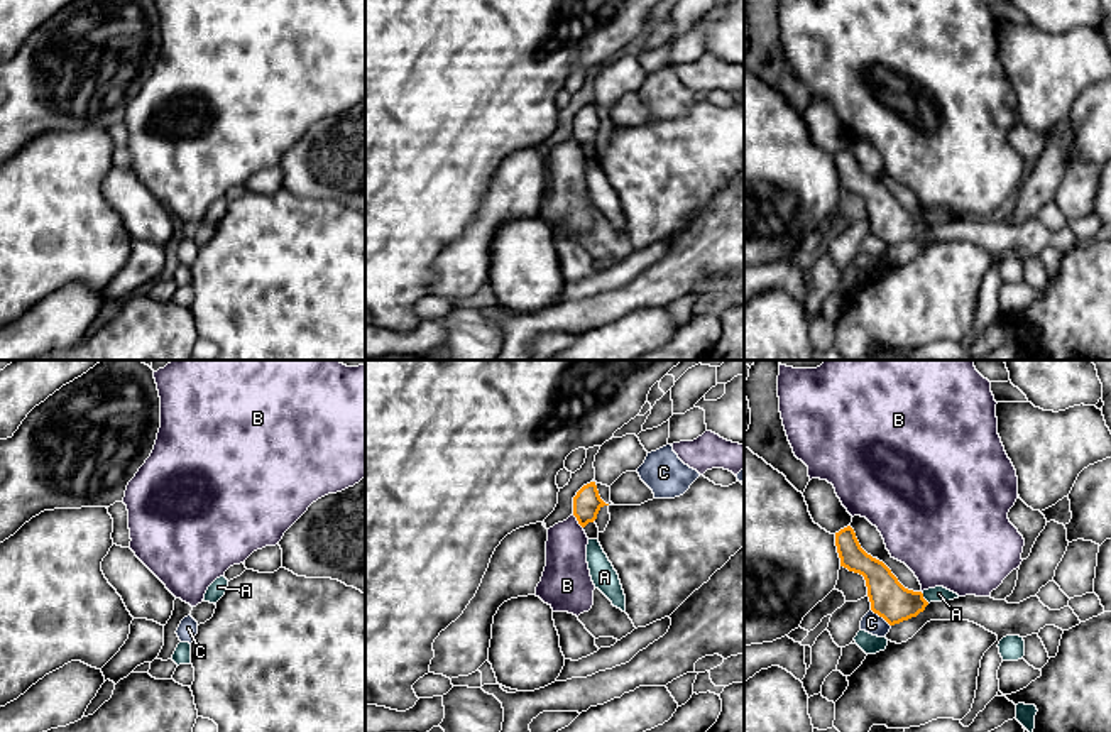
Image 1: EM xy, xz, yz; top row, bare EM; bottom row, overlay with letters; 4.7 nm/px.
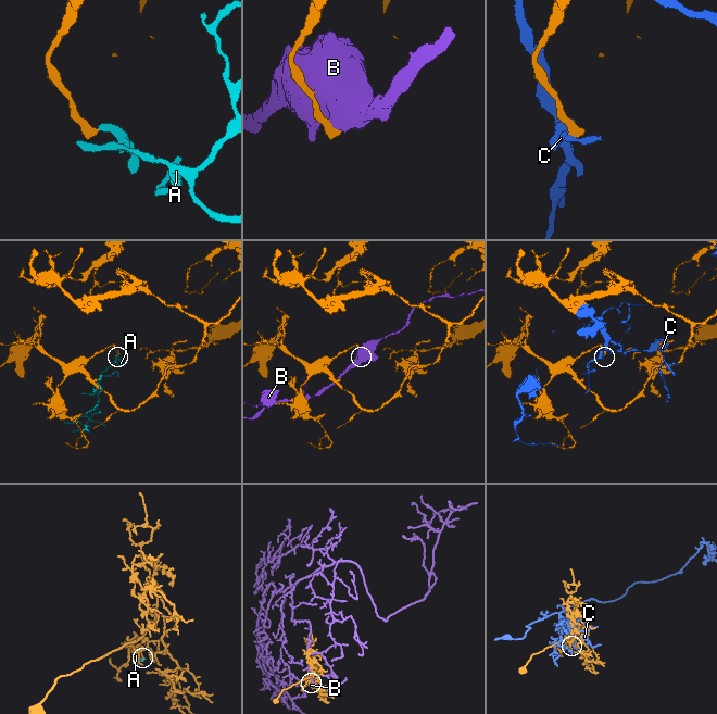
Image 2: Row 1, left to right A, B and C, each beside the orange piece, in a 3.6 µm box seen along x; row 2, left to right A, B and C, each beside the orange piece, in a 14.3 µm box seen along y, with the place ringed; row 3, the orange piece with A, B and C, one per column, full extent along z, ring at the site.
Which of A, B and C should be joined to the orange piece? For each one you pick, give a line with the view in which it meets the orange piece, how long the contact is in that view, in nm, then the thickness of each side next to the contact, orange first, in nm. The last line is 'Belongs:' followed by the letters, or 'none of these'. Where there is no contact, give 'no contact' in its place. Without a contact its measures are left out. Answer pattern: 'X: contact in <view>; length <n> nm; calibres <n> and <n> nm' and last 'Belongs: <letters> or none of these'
Belongs: none of these

